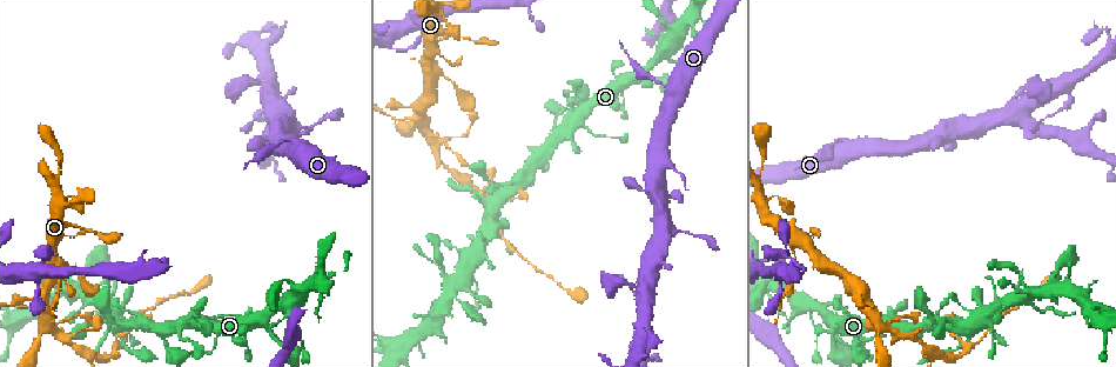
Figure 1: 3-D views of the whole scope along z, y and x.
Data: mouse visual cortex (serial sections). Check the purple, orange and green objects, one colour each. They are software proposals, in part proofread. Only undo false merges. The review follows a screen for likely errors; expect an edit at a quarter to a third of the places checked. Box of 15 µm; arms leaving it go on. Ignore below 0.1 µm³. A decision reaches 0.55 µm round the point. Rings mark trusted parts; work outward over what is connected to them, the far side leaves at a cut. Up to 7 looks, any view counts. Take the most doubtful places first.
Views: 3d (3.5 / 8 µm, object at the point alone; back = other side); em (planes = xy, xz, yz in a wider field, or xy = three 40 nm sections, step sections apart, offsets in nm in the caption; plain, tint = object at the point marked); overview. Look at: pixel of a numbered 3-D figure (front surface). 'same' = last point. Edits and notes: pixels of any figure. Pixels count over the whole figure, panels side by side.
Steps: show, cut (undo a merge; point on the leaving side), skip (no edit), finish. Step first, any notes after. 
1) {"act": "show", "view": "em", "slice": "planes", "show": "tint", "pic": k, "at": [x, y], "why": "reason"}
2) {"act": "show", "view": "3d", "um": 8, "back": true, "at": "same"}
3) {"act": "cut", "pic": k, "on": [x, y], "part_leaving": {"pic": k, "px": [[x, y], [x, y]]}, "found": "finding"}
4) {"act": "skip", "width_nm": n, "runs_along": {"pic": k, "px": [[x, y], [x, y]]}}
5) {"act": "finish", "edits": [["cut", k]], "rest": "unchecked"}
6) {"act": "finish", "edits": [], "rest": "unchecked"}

{"act": "show", "view": "3d", "um": 3.5, "pic": 1, "at": [293, 139], "why": "abrupt turn"}

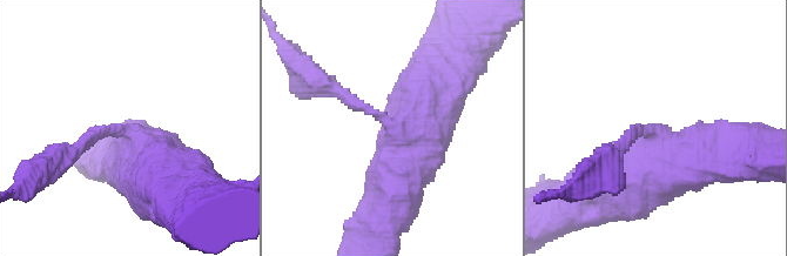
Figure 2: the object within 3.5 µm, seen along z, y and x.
{"act": "show", "view": "em", "slice": "planes", "show": "tint", "pic": 2, "at": [136, 135], "why": "now the EM"}

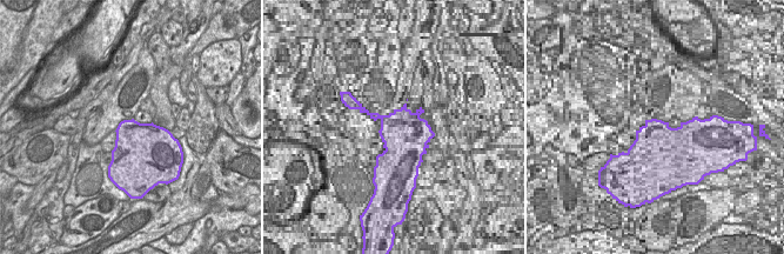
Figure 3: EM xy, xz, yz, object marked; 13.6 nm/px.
{"act": "skip", "runs_along": {"pic": 2, "px": [[431, 83], [381, 219]]}, "found": "continuous, no second cell"}

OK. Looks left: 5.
{"act": "show", "view": "3d", "um": 3.5, "pic": 1, "at": [413, 118], "why": "calibre changes"}

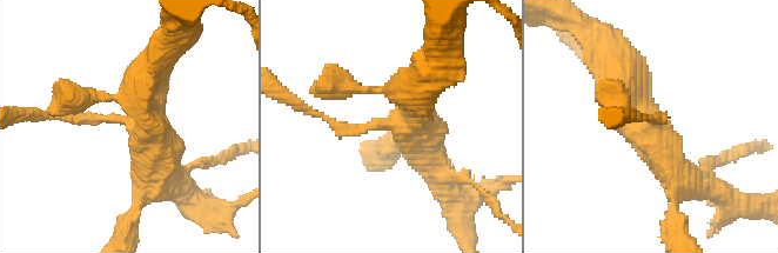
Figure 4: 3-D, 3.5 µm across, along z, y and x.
{"act": "show", "view": "em", "slice": "xy", "step": 1, "show": "tint", "pic": 4, "at": [392, 121], "arms": 3, "arm_widths_nm": [150, 450, 450], "why": "need the tissue"}

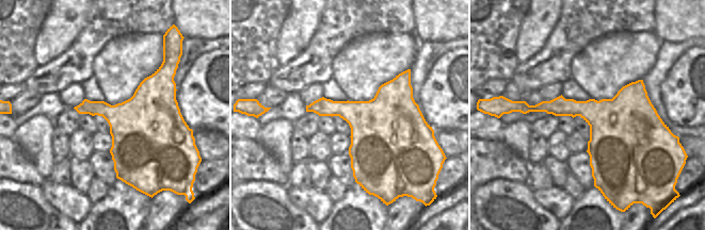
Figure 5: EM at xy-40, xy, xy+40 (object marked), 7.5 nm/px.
{"act": "skip", "width_nm": 440, "runs_along": {"pic": 4, "px": [[141, 81], [148, 128], [123, 118], [51, 118]]}, "found": "one cell here"}

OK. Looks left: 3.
{"act": "show", "view": "3d", "um": 3.5, "pic": 1, "at": [439, 161], "why": "thin neck"}

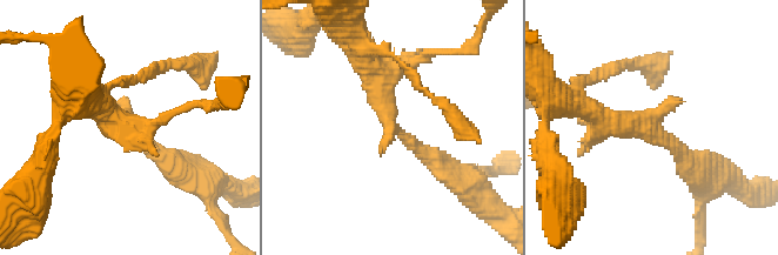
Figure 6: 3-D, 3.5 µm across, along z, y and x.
{"act": "show", "view": "em", "slice": "xy", "step": 3, "show": "tint", "pic": 6, "at": [396, 130], "why": "shape alone is not enough"}

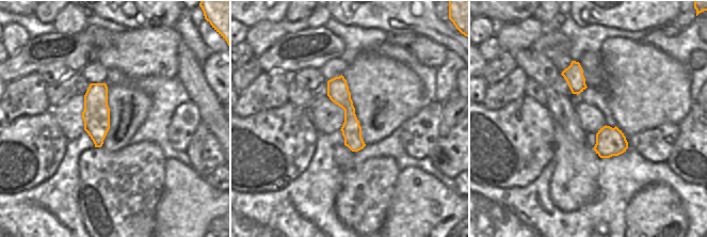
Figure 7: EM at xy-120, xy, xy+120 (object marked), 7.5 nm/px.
{"act": "cut", "pic": 6, "on": [433, 153], "part_leaving": {"pic": 6, "px": [[401, 134], [483, 200]]}, "found": "two cells meet here"}

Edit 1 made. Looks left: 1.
{"act": "finish", "edits": [["cut", 6]], "rest": "unchecked"}

